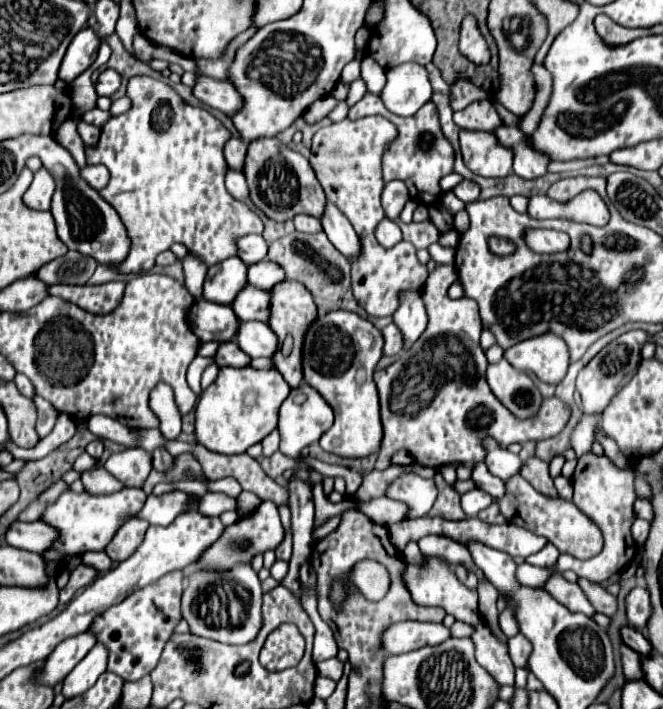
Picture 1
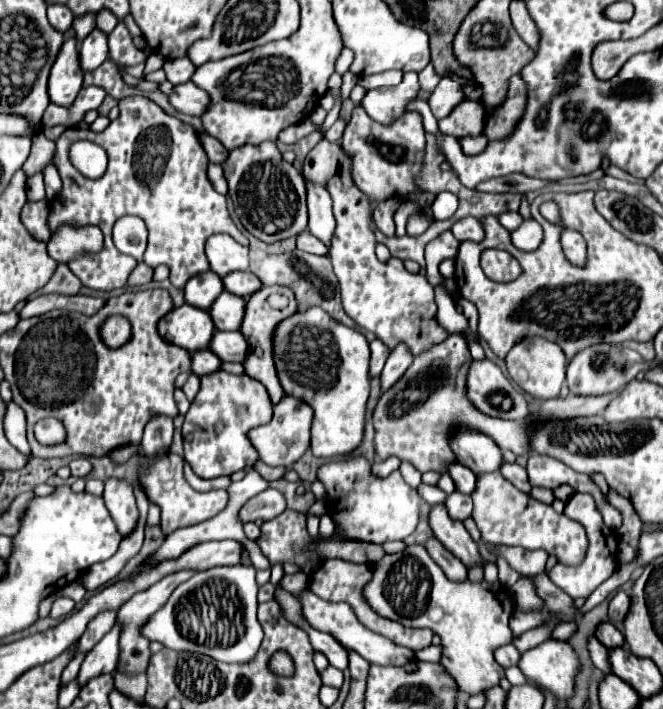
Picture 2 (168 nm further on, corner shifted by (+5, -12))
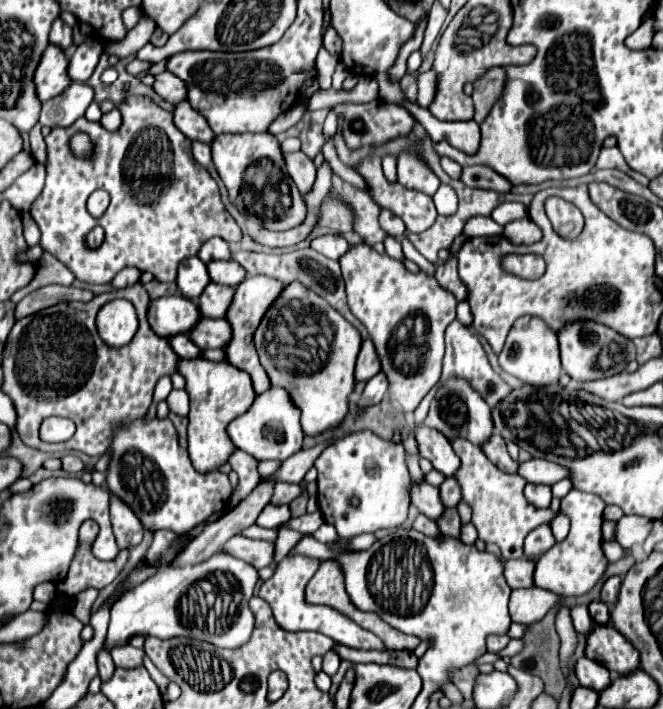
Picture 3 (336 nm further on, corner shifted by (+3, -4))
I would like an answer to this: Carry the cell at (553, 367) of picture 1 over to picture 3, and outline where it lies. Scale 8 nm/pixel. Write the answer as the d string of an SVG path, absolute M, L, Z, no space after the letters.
M522 316L518 318L506 338L502 352L498 354L498 364L504 372L520 378L524 384L532 386L546 386L558 384L562 366L560 366L560 350L558 350L558 336L552 328L548 328L536 316Z

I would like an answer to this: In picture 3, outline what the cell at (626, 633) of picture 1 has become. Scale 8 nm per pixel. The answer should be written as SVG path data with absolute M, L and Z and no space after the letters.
M594 600L594 602L588 606L588 610L590 610L590 618L594 620L594 624L608 624L610 612L608 612L608 606L606 606L604 602Z

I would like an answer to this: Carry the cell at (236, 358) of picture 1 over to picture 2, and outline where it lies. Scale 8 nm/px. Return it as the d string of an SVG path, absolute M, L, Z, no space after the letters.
M198 350L192 354L192 372L196 376L206 376L220 370L222 360L212 350Z

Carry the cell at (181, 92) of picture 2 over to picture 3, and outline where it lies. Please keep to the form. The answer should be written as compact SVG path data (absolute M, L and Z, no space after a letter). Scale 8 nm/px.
M170 72L158 74L158 76L154 78L152 88L154 88L154 92L156 92L158 96L162 96L162 98L164 98L166 102L170 102L170 104L178 104L178 102L186 100L186 84L184 84L178 76L174 76L174 74L170 74Z

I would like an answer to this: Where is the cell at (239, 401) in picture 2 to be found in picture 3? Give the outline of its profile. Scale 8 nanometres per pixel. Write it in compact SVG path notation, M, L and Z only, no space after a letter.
M204 358L194 360L178 360L178 374L184 376L184 390L190 396L190 424L188 424L188 452L192 464L198 472L218 470L220 464L228 462L228 456L236 450L226 434L226 426L244 414L256 394L252 390L252 380L246 372L234 368L226 362L210 362Z

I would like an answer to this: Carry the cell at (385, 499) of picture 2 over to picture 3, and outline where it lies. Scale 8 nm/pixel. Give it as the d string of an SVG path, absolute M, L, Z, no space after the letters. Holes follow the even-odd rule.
M360 430L352 432L340 440L336 440L332 446L328 446L320 458L314 462L318 470L318 508L328 524L332 524L342 538L352 538L364 532L376 532L382 528L394 528L400 526L408 516L410 496L408 496L408 468L404 462L404 446L394 444L390 440L382 440L372 430ZM356 496L360 500L358 506L350 506L350 498Z

